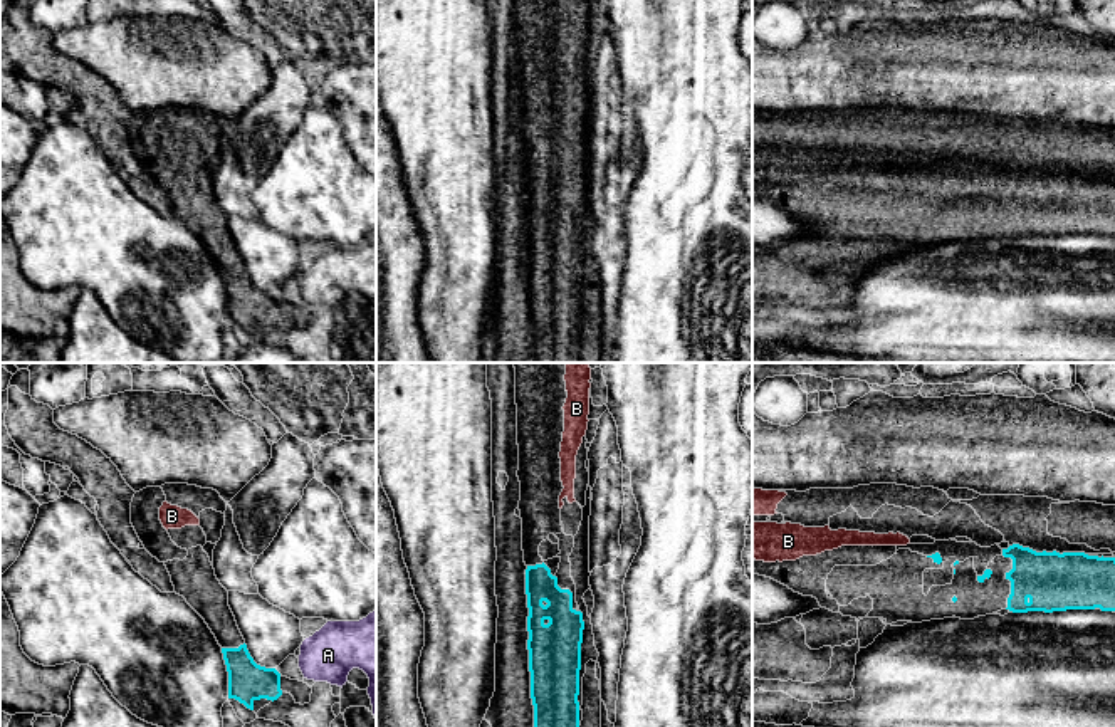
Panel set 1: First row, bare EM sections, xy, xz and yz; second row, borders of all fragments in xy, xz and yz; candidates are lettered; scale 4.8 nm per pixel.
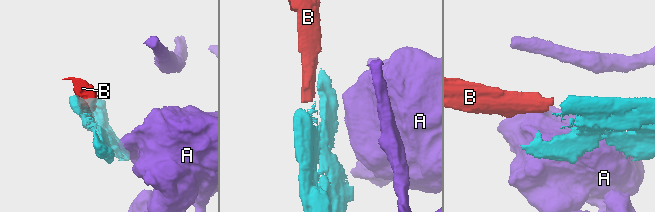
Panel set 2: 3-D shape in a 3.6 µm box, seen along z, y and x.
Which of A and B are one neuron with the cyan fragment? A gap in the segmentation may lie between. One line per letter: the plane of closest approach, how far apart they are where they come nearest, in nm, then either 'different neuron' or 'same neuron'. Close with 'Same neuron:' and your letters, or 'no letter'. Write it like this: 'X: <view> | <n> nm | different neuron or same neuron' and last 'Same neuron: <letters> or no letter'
A: xy | 100 nm | different neuron
B: yz | 110 nm | same neuron
Same neuron: B

